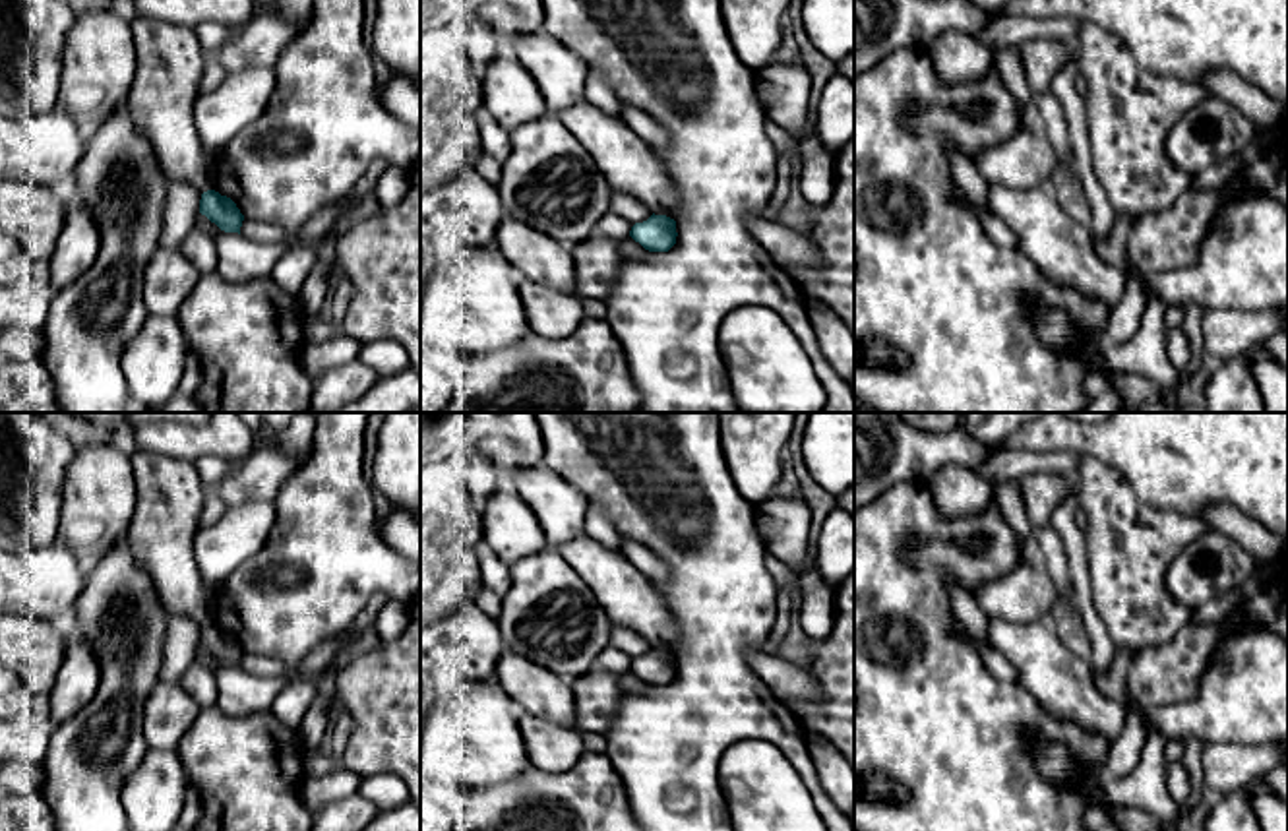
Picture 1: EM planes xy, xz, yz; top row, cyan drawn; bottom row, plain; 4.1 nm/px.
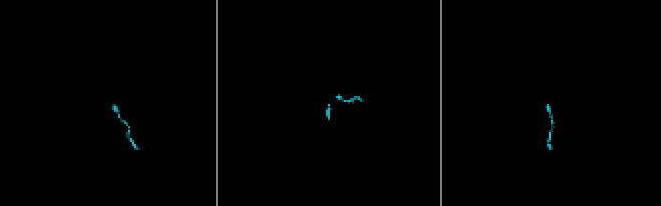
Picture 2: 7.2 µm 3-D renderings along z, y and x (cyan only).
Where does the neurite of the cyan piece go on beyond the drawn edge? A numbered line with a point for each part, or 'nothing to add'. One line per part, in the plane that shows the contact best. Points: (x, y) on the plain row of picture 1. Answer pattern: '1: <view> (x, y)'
nothing to add

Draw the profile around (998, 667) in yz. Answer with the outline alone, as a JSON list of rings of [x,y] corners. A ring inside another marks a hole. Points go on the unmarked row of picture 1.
[[[955,620],[951,631],[972,643],[992,678],[996,678],[997,682],[1019,684],[1019,672],[997,649],[994,649],[990,643],[980,643],[970,637],[968,631],[959,624],[959,620]]]

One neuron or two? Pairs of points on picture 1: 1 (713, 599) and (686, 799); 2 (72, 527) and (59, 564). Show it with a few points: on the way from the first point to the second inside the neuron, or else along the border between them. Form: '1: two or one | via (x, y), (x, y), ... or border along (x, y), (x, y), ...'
1: one | via (713, 649), (713, 700), (686, 727), (686, 748)
2: two | border along (57, 541), (86, 574)

